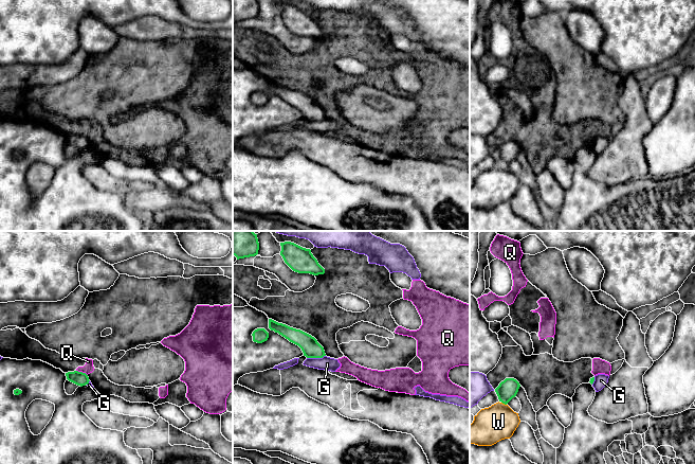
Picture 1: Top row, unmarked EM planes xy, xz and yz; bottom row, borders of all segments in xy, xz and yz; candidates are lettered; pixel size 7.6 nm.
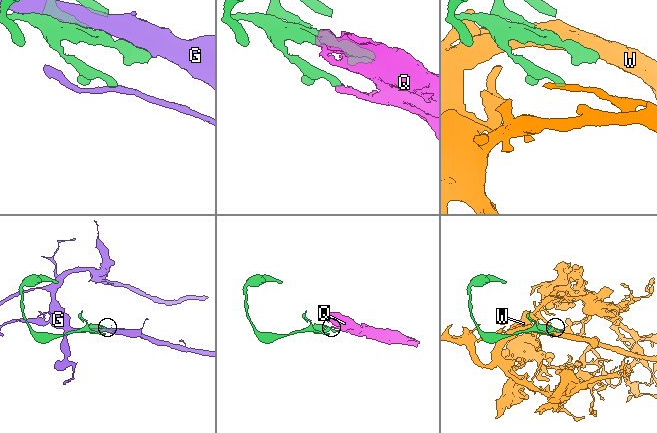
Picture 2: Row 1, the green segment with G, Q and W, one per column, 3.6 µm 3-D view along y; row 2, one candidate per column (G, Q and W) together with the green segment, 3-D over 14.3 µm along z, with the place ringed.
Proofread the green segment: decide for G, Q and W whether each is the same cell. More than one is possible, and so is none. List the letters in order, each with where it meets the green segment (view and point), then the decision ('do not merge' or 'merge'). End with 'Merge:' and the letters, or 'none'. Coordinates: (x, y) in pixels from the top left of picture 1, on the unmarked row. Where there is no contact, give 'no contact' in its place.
G: contact xz (315, 120); do not merge
Q: contact xy (81, 135); do not merge
W: contact yz (504, 165); do not merge
Merge: none

